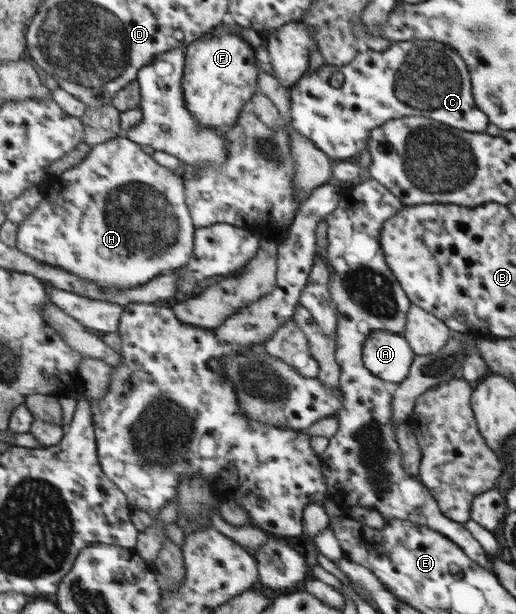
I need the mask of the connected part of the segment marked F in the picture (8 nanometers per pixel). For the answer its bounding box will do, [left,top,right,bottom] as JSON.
[182,24,258,129]

